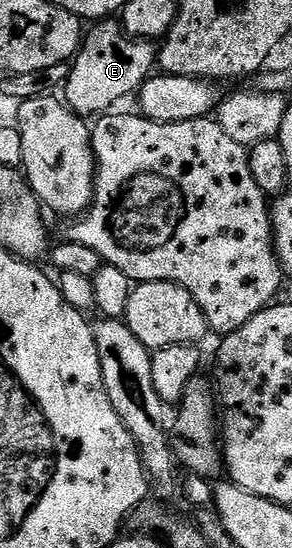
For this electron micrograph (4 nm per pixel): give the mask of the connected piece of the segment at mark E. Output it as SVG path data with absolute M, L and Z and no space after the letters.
M104 19L92 24L86 30L70 66L72 69L67 77L66 104L84 119L106 114L130 93L131 96L138 94L139 88L152 76L156 65L156 46L150 41L136 41L134 37L127 36L118 20Z

